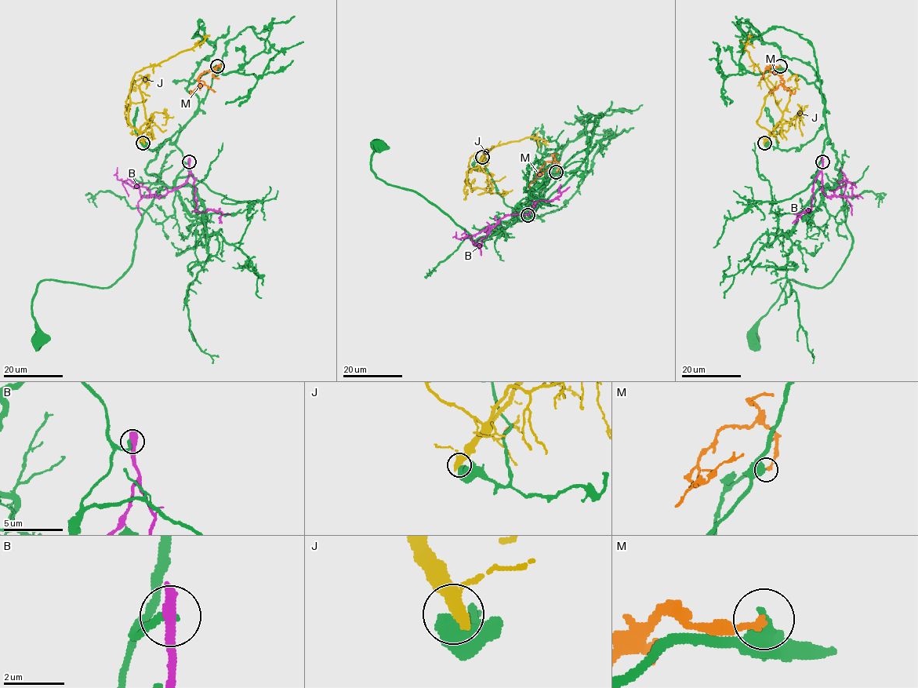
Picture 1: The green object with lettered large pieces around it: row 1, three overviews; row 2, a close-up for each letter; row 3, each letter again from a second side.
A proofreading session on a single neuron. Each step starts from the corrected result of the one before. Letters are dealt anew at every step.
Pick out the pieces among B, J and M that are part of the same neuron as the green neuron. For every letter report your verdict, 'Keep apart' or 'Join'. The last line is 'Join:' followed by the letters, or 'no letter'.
B: Keep apart
J: Keep apart
M: Keep apart
Join: no letter

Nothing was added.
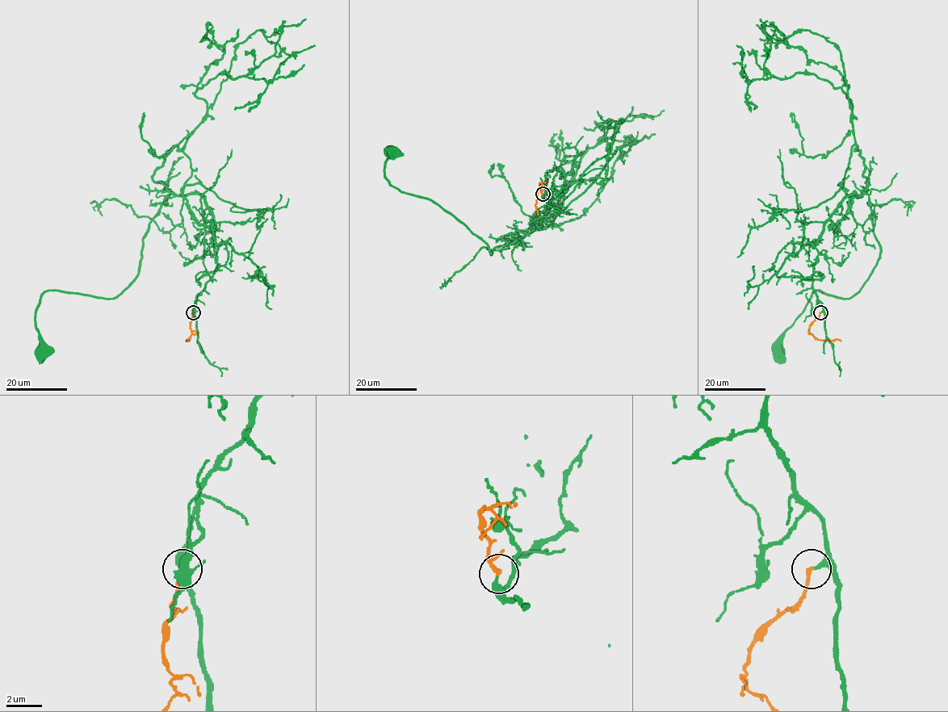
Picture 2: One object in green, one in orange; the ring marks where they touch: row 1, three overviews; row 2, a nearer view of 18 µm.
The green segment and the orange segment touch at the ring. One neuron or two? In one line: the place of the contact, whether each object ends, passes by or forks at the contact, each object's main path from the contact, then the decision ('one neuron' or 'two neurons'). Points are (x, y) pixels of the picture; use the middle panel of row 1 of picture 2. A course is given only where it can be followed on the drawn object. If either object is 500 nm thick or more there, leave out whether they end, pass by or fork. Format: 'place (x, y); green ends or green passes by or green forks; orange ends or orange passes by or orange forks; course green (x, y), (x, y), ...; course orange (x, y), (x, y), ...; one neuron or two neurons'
place (543, 194); green passes by; orange ends; course green (543, 194), (566, 187), (550, 224), (491, 254), (448, 212), (391, 185), (385, 161), (393, 150); course orange (543, 194), (541, 183), (534, 207), (538, 215); one neuron

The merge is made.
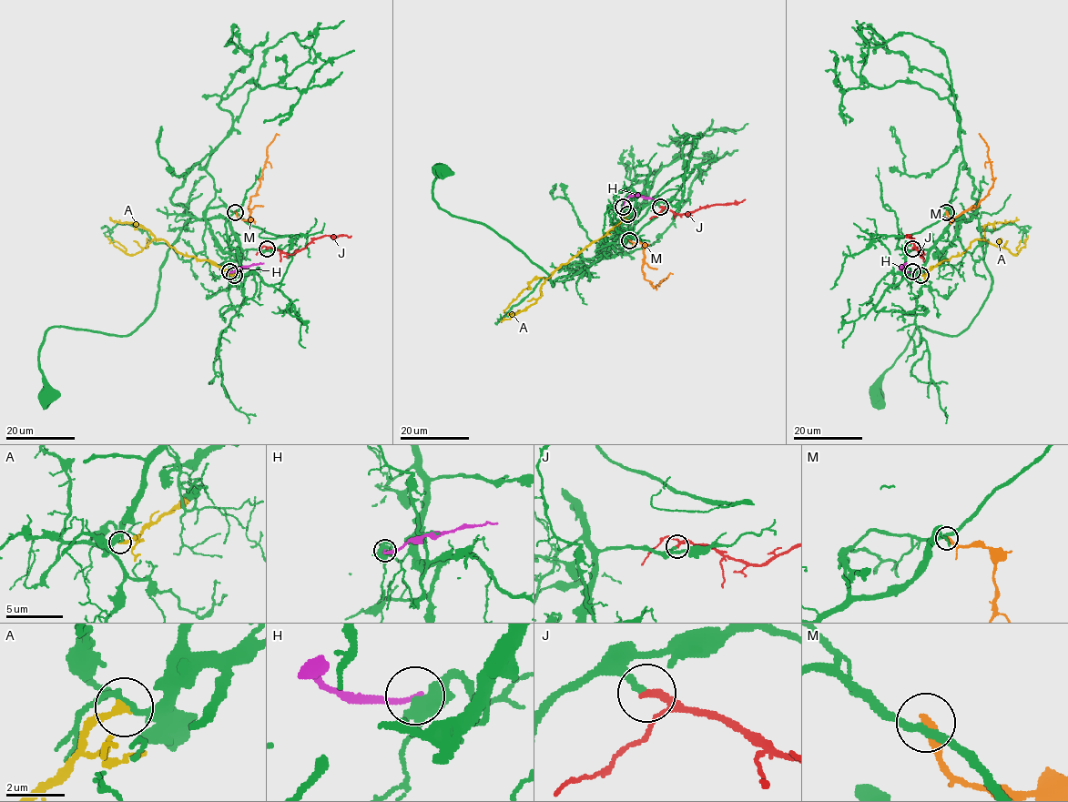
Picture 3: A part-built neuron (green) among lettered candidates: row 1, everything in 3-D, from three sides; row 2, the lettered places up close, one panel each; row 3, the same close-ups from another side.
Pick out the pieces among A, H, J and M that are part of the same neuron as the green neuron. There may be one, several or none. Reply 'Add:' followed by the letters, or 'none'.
Add: J

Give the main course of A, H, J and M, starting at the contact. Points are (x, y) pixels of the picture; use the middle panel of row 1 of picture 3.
A: (627, 214), (556, 269), (541, 287), (541, 296), (534, 303), (501, 320)
H: (623, 207), (630, 195), (657, 200)
J: (661, 207), (677, 214), (688, 213), (711, 205), (739, 203), (745, 199)
M: (629, 240), (641, 242), (644, 248), (642, 271), (645, 279), (654, 288), (673, 273)

